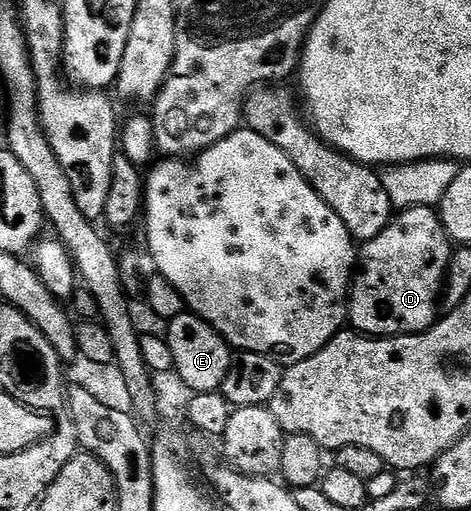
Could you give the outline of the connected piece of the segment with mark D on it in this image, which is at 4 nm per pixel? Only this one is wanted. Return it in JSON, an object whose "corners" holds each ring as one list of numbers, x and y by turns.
{"corners":[[433,207,399,211,382,233,359,247,358,269,348,299,351,329,365,336,399,336,422,334,435,326,436,306,438,310,453,249,454,243]]}

